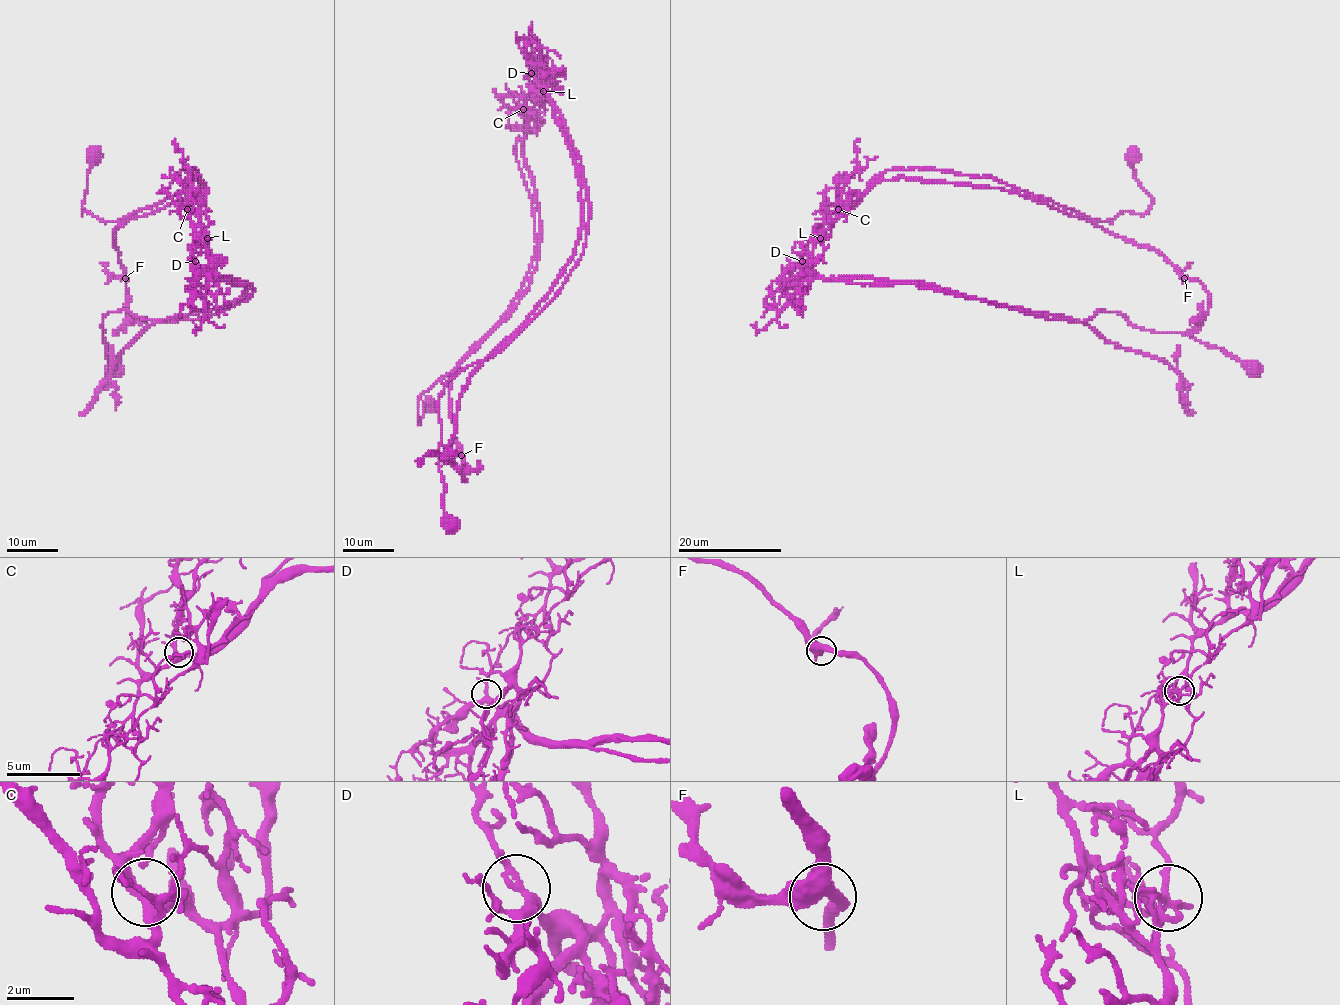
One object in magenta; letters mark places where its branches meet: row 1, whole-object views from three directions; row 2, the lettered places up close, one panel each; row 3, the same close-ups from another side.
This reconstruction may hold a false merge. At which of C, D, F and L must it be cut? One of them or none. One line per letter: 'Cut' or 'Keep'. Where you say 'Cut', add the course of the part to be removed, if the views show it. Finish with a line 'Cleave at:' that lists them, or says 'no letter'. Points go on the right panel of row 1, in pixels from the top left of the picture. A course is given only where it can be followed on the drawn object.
C: Keep
D: Keep
F: Keep
L: Cut. Course of the part to remove: (820, 237), (882, 181), (998, 187), (1157, 249), (1209, 298), (1207, 315), (1187, 329)
Cleave at: L

